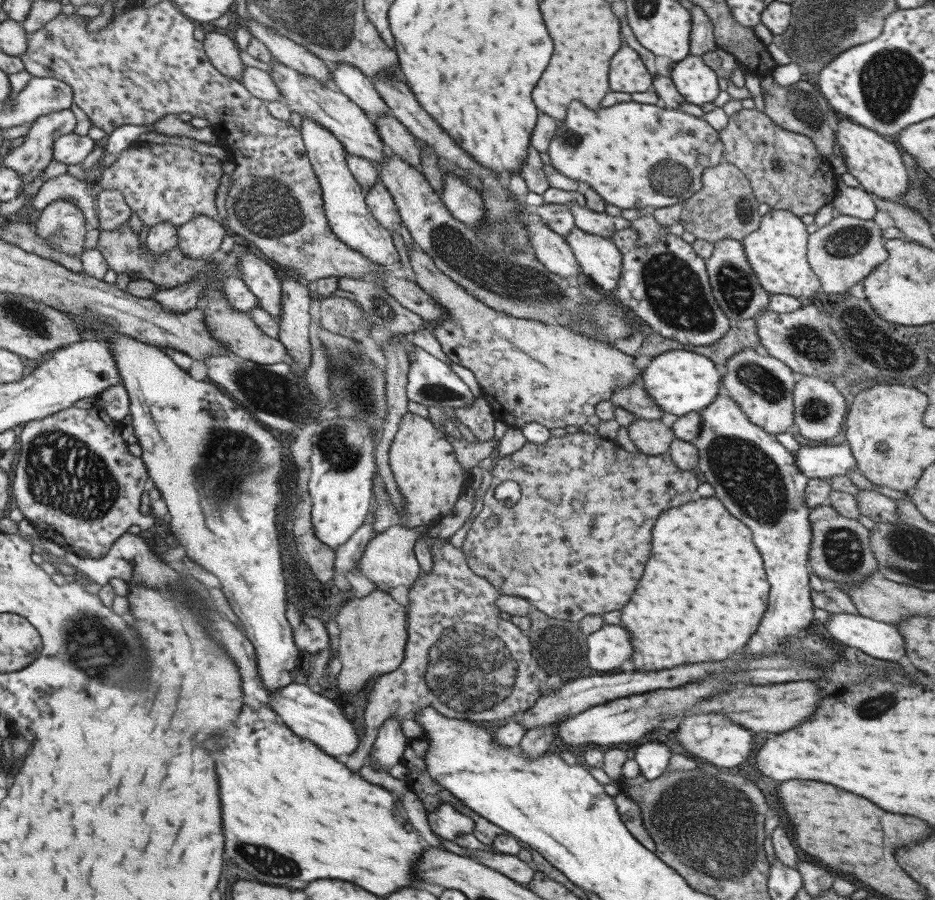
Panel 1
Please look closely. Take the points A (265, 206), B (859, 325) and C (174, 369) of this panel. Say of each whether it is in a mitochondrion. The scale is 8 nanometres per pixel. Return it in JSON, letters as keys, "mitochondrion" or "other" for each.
{"A":"mitochondrion","B":"mitochondrion","C":"other"}

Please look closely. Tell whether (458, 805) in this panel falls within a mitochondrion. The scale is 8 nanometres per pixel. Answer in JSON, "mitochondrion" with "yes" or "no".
{"mitochondrion":"no"}

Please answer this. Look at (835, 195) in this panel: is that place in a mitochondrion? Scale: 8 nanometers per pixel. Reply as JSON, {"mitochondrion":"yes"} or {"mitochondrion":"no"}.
{"mitochondrion":"no"}

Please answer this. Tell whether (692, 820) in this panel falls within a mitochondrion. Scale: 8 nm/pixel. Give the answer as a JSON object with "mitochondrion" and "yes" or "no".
{"mitochondrion":"yes"}

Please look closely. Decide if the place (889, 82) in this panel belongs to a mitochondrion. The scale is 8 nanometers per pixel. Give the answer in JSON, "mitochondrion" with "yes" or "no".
{"mitochondrion":"yes"}

